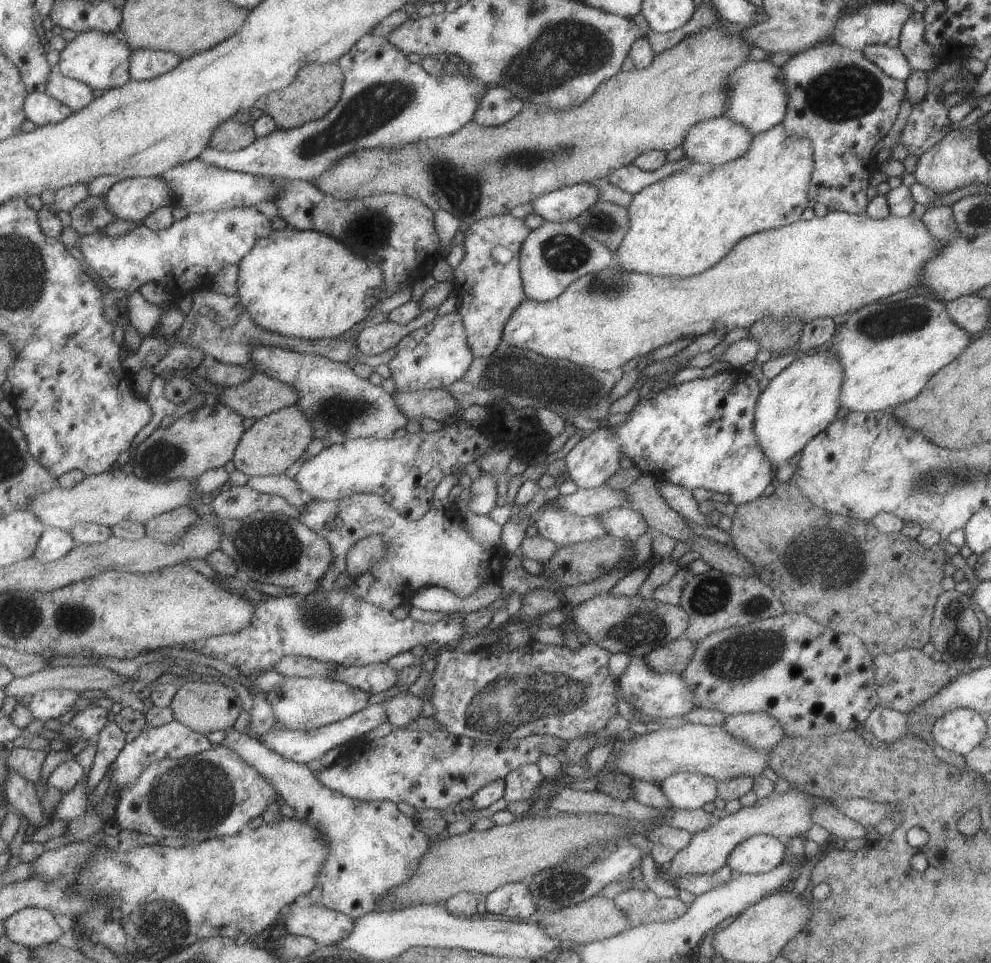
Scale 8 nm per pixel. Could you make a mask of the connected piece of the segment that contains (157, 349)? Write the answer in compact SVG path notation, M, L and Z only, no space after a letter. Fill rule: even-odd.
M145 336L135 355L125 357L124 366L135 376L143 366L156 368L166 357L170 342L165 337Z

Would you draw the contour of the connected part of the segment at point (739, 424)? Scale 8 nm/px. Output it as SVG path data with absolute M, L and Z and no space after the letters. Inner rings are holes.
M730 368L729 372L716 374L708 379L695 379L684 383L677 383L676 385L661 389L658 393L653 394L653 392L649 392L649 394L642 400L639 400L638 397L638 402L628 412L626 420L623 420L623 422L620 423L615 423L610 427L601 427L591 431L590 434L581 438L573 448L567 452L564 461L566 464L568 479L573 480L579 489L592 489L593 487L601 486L613 473L617 472L617 469L619 469L619 465L616 463L616 457L624 455L625 458L629 458L632 464L640 470L641 474L651 475L656 481L679 485L687 490L705 488L705 490L711 490L712 492L721 492L727 494L728 502L731 502L736 506L747 504L762 494L763 489L771 482L772 477L771 464L760 449L754 433L754 412L759 393L757 381L752 377L749 377L748 373L742 370L742 368Z

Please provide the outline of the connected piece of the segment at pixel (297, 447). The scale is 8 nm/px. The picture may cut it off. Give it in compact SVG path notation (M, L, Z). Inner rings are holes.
M292 404L256 420L244 432L232 462L235 468L249 477L281 474L303 454L305 446L313 438L311 434L314 434L312 422L296 404Z

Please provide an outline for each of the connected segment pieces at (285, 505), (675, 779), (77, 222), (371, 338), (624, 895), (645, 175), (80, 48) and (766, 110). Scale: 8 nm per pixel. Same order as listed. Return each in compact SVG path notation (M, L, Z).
M227 486L216 493L210 505L223 518L242 519L259 511L283 513L296 517L296 508L279 495L264 494L251 486Z
M673 773L663 779L660 788L675 809L701 809L704 803L716 797L716 780L702 774Z
M93 194L71 209L70 215L72 218L71 226L79 235L103 231L109 222L118 218L109 210L105 198Z
M435 309L419 313L407 324L395 324L391 321L374 321L363 327L356 336L356 348L361 354L379 354L387 348L393 348L406 334L429 324L435 318Z
M640 885L619 892L612 901L626 916L629 929L655 921L672 921L688 909L677 898L657 897L649 889L641 892Z
M684 156L681 160L672 163L663 163L663 166L654 171L642 171L635 165L625 165L612 170L605 178L610 184L632 195L639 192L644 186L653 184L676 170L681 170L689 162Z
M119 28L110 33L99 29L80 32L63 52L60 52L59 69L65 76L80 80L91 88L108 91L125 86L131 79L132 48L126 32Z
M745 61L724 78L722 87L726 93L722 116L740 124L752 135L769 130L782 122L786 111L784 86L780 68L771 65L769 61Z

